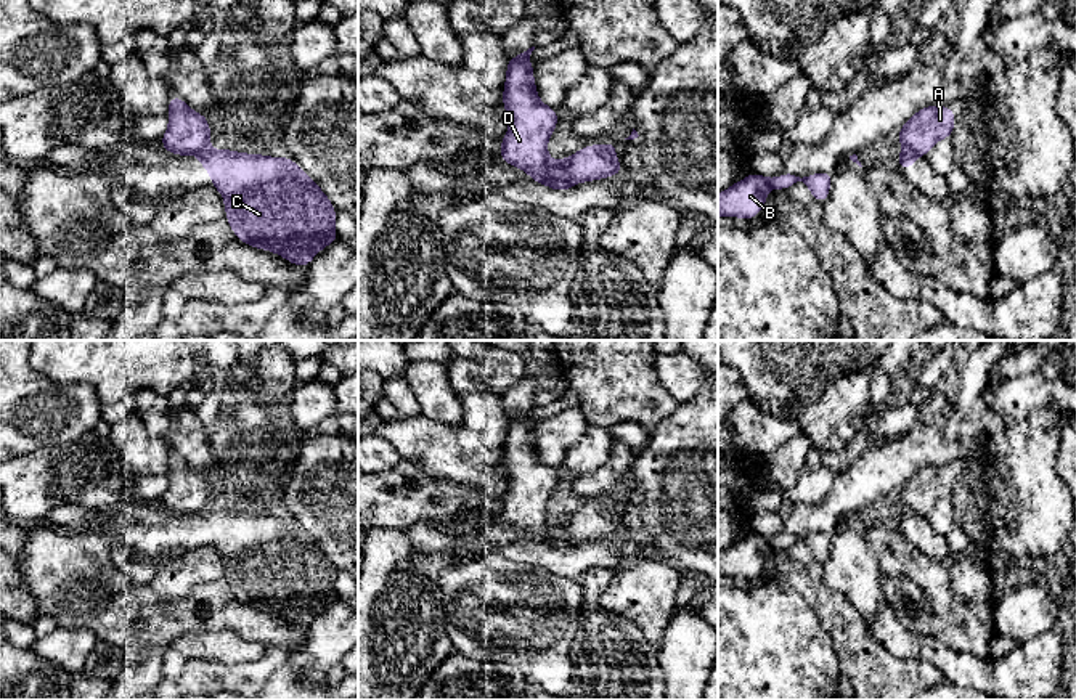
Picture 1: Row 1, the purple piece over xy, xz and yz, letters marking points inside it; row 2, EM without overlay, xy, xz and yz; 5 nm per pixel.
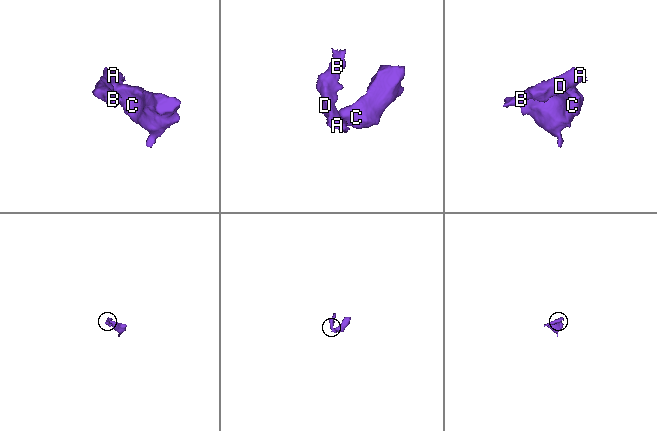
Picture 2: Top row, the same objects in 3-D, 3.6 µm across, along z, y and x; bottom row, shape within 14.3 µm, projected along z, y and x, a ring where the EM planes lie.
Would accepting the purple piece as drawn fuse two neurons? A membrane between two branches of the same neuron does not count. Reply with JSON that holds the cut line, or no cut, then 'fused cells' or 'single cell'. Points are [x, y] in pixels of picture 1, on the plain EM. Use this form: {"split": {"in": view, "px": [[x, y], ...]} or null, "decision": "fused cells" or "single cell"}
{"split": {"in": "xz", "px": [[554, 522], [556, 533], [572, 543]]}, "decision": "fused cells"}

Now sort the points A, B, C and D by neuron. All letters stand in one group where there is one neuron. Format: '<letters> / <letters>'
A B D / C

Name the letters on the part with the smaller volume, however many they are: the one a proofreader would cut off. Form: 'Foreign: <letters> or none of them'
Foreign: A, B, D

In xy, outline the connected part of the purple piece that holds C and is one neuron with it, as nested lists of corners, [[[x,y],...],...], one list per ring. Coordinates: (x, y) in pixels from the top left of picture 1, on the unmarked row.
[[[209,509],[199,512],[199,525],[209,530],[212,546],[225,562],[225,578],[234,596],[255,608],[271,610],[297,626],[308,626],[313,617],[339,599],[334,588],[337,570],[323,549],[291,517],[236,512],[231,509]]]

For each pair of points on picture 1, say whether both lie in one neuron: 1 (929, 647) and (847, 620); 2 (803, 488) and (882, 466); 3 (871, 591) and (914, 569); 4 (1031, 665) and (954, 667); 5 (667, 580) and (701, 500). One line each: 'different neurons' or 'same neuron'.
1: different neurons
2: different neurons
3: different neurons
4: same neuron
5: different neurons

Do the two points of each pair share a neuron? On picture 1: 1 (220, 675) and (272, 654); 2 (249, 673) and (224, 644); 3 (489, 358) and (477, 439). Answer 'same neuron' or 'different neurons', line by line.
1: same neuron
2: different neurons
3: different neurons

